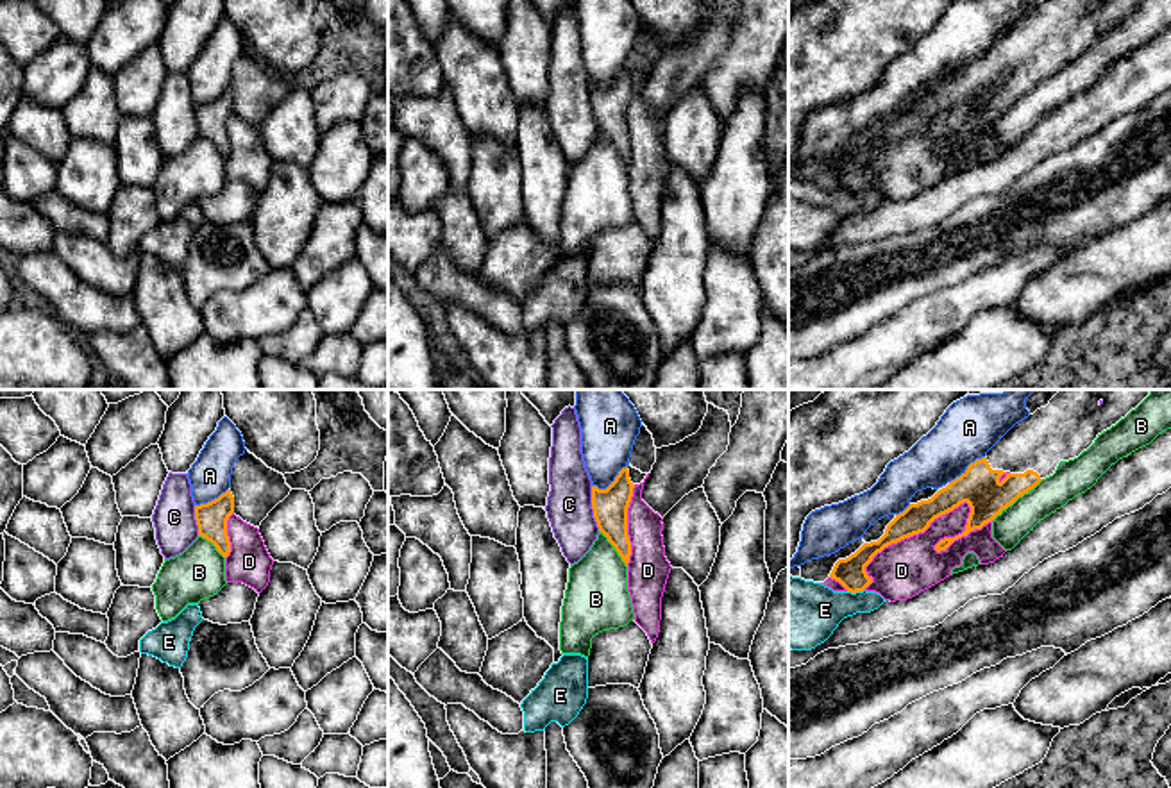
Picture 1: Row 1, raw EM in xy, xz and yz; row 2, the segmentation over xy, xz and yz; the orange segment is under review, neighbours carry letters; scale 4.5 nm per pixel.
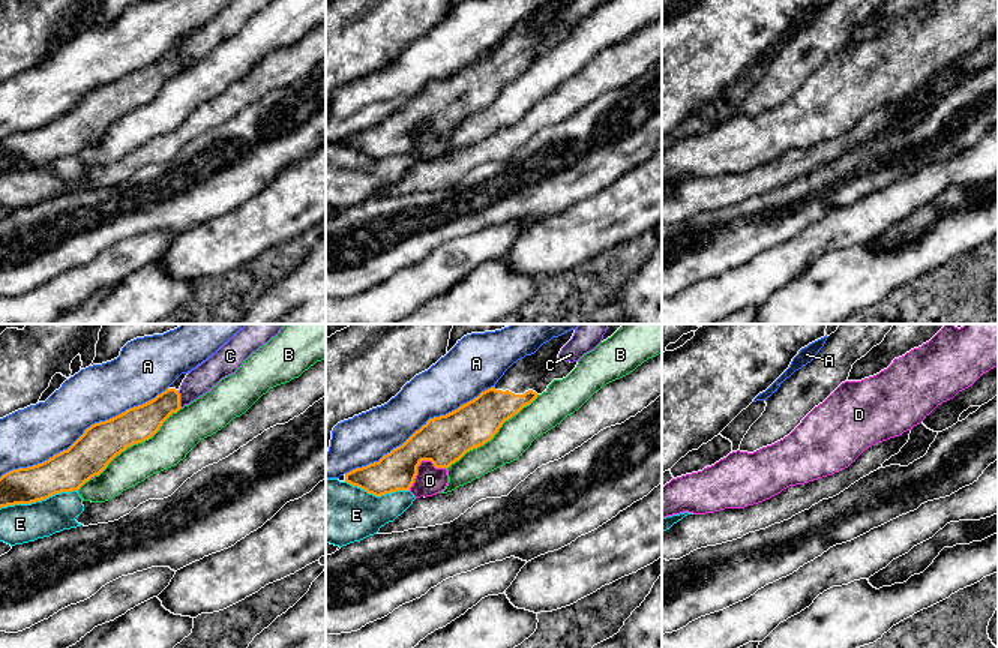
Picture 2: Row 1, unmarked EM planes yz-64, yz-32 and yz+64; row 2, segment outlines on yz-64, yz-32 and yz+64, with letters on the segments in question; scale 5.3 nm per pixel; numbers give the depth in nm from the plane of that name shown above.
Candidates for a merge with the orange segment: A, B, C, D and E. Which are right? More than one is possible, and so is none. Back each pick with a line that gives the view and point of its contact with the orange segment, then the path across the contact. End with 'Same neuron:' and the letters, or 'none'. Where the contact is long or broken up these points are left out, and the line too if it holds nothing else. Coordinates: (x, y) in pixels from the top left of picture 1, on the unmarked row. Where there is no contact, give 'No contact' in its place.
Same neuron: none

